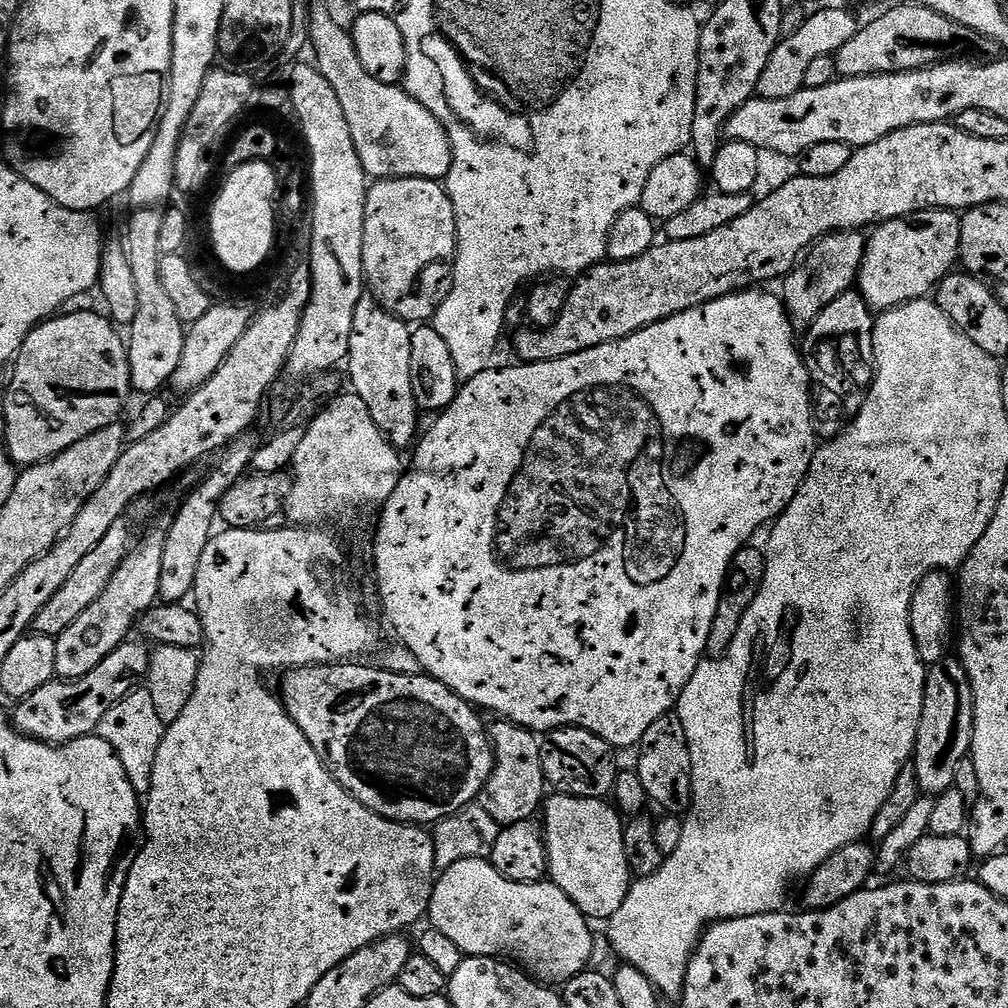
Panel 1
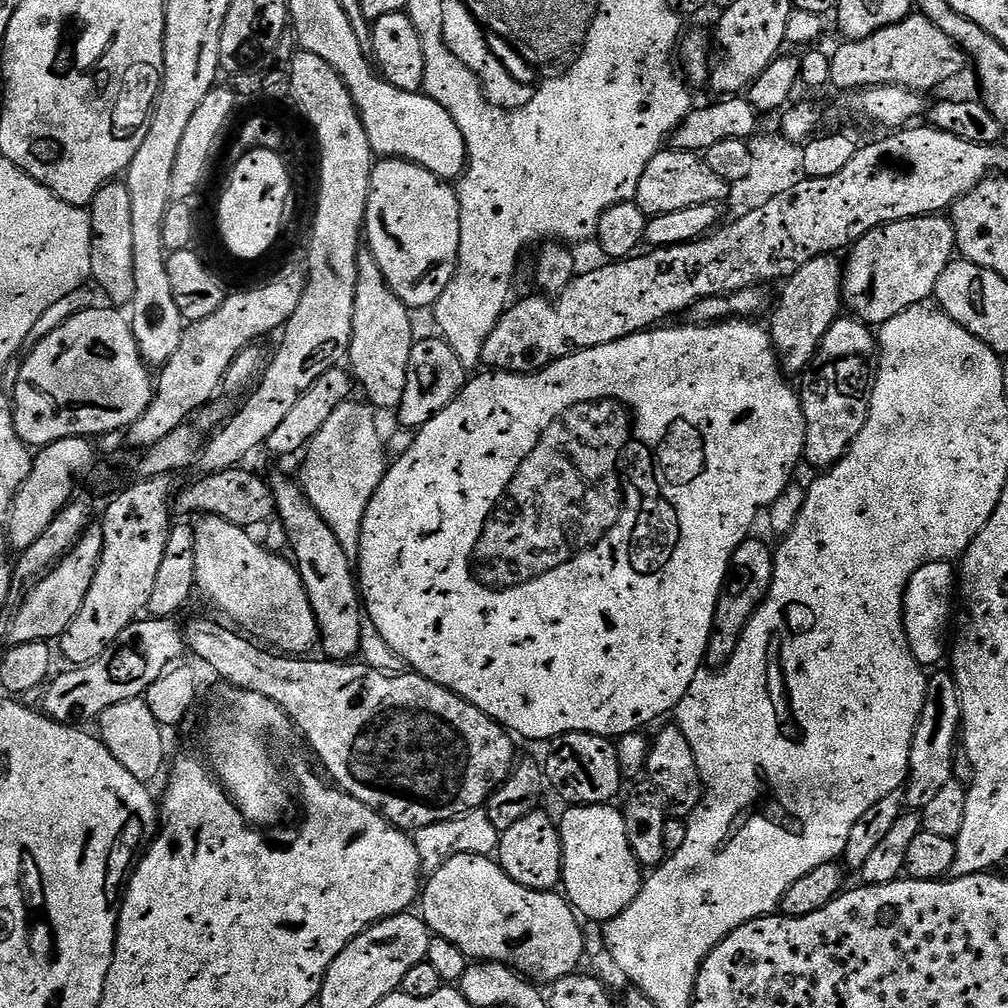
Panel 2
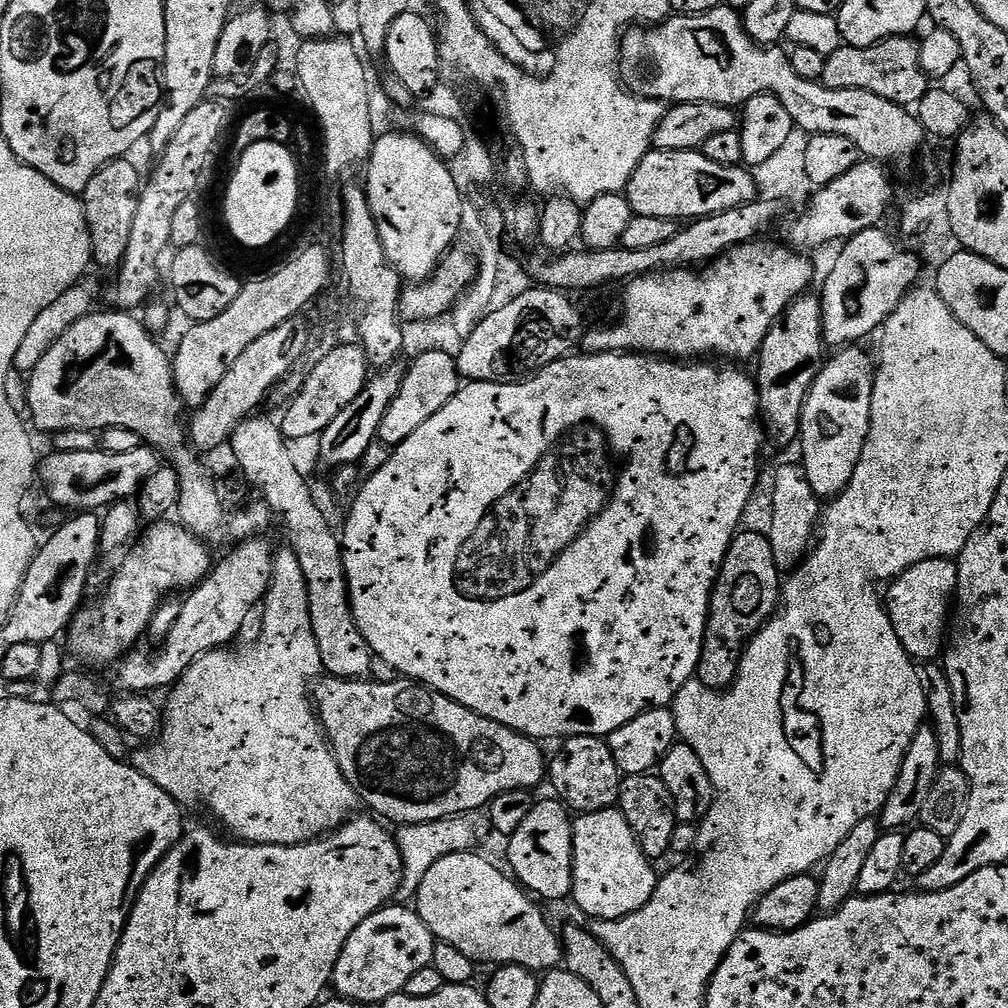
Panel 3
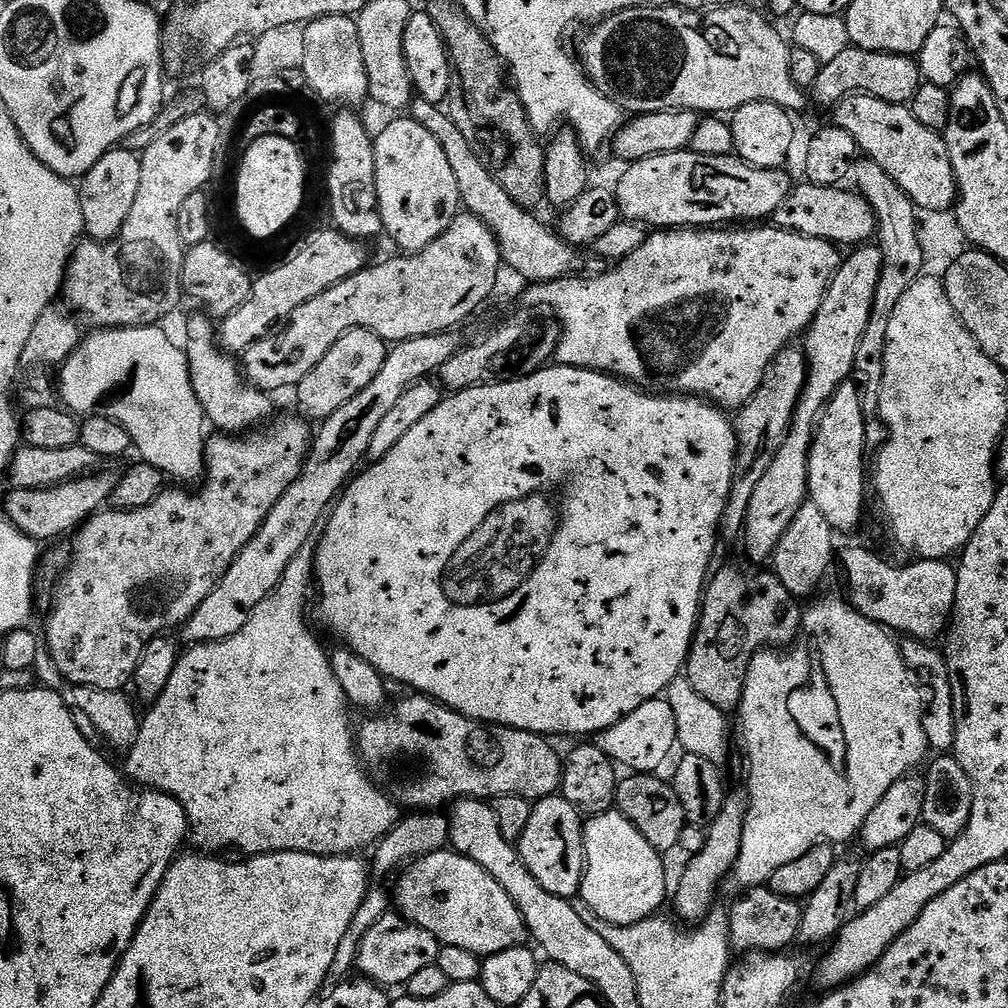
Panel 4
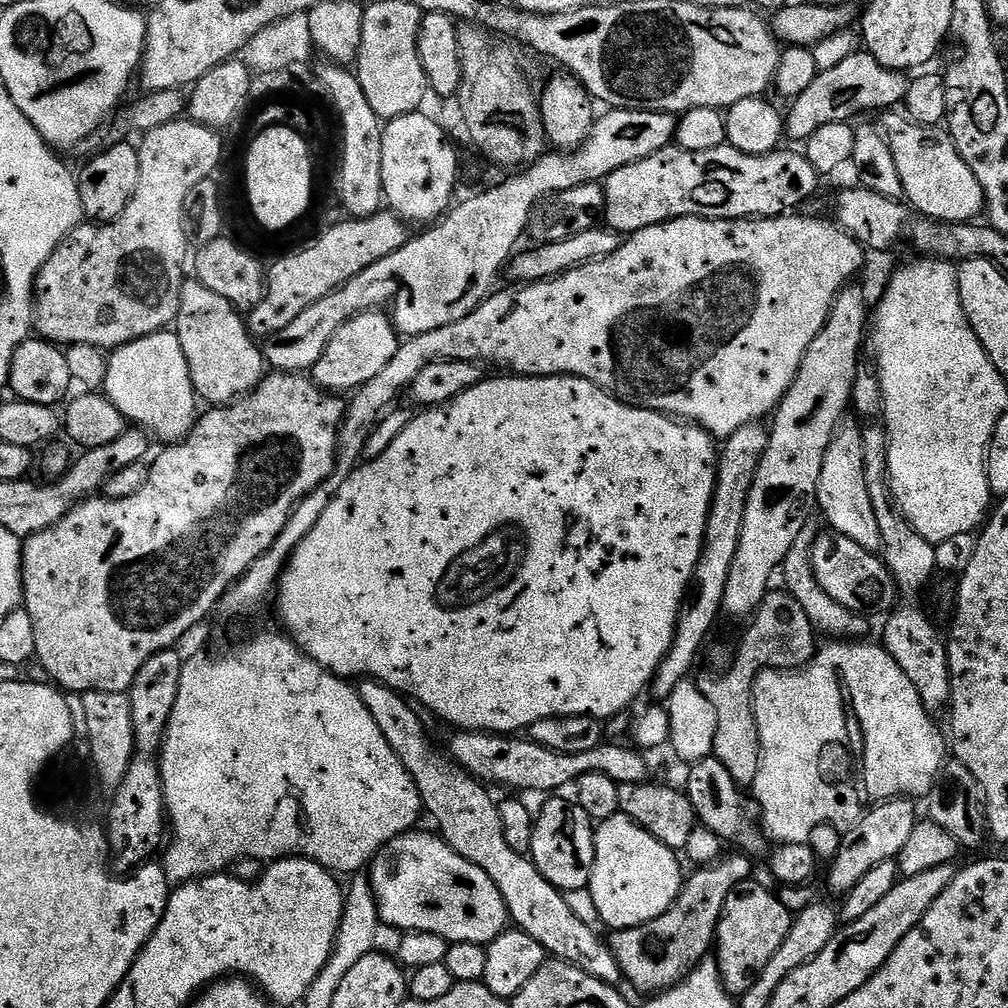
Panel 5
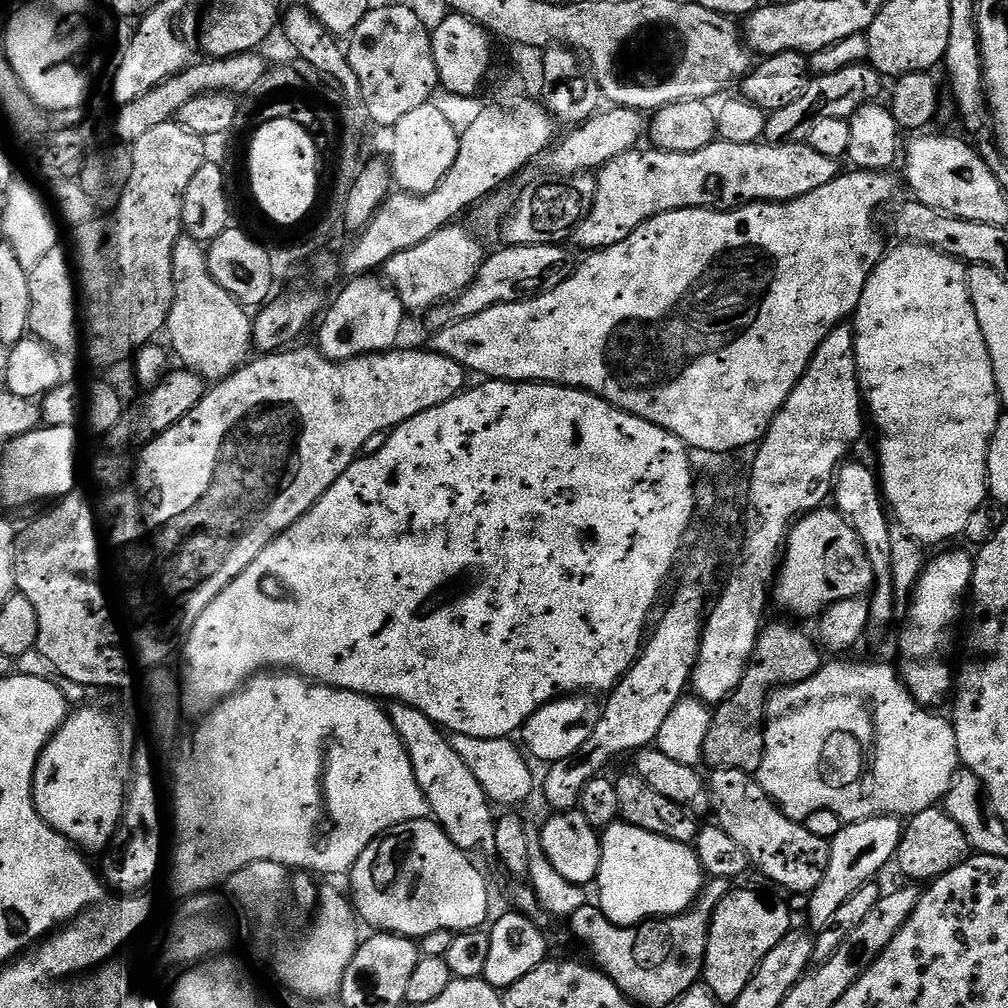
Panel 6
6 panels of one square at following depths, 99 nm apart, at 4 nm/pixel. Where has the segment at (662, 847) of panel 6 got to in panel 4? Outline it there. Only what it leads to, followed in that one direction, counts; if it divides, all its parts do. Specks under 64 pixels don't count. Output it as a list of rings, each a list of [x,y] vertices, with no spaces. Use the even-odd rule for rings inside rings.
[[[619,810],[611,812],[603,812],[601,816],[593,816],[585,823],[584,826],[584,881],[580,883],[579,899],[584,900],[586,906],[590,908],[598,916],[606,921],[607,924],[617,924],[618,926],[630,926],[642,922],[648,916],[657,915],[661,911],[660,908],[664,904],[664,895],[669,895],[670,880],[668,884],[668,876],[664,873],[665,857],[657,852],[654,846],[650,846],[650,842],[646,842],[646,838],[642,838],[642,834],[638,834],[638,830],[631,824]]]

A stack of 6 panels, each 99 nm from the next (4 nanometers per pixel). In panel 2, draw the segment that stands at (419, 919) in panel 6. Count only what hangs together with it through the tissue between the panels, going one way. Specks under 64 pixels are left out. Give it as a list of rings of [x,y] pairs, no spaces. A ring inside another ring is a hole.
[[[465,855],[450,858],[438,871],[431,873],[431,875],[427,877],[426,883],[422,888],[422,904],[423,900],[424,912],[422,911],[422,919],[424,923],[427,924],[428,931],[431,932],[433,936],[441,936],[450,942],[454,942],[454,946],[458,946],[458,950],[462,950],[462,954],[466,954],[469,961],[507,964],[508,967],[514,969],[517,974],[527,978],[529,981],[535,982],[537,985],[551,986],[555,984],[557,980],[573,975],[573,973],[579,969],[576,967],[579,966],[580,960],[583,961],[585,959],[582,924],[567,899],[556,890],[550,892],[535,892],[526,886],[522,886],[518,882],[514,882],[514,878],[510,878],[506,875],[499,863],[488,856]]]

